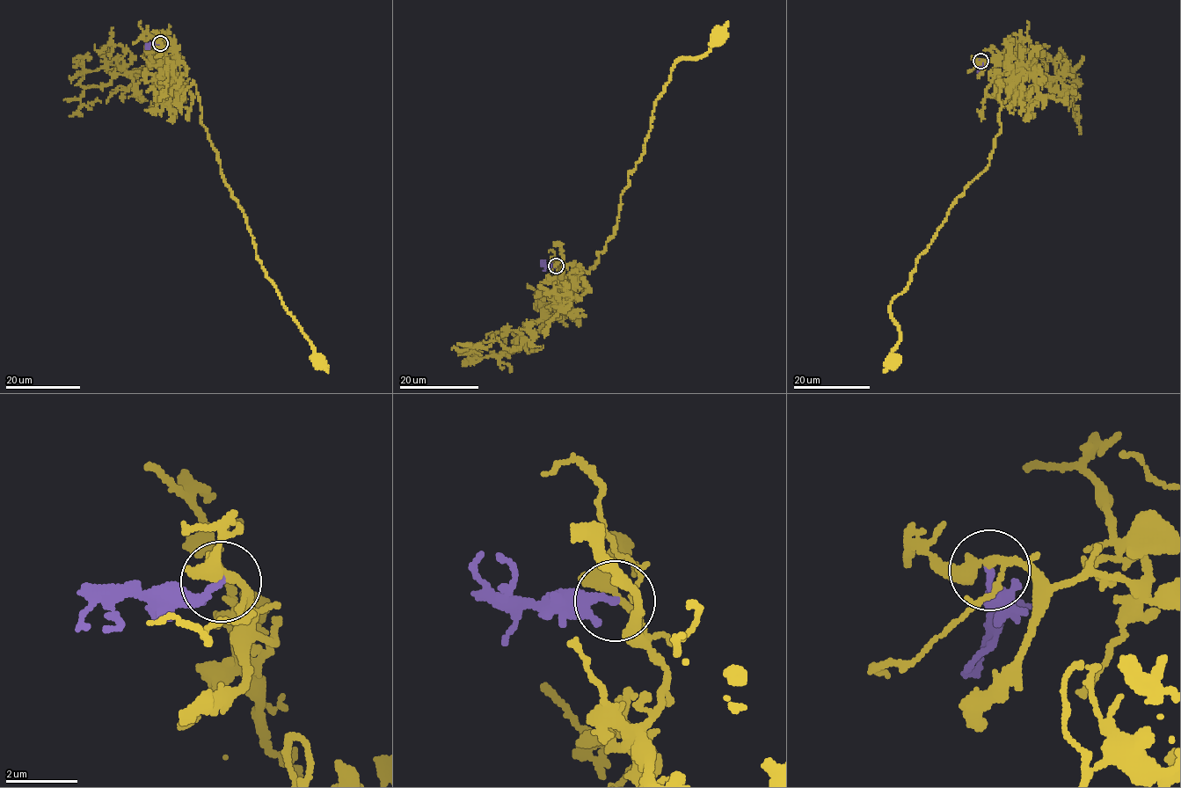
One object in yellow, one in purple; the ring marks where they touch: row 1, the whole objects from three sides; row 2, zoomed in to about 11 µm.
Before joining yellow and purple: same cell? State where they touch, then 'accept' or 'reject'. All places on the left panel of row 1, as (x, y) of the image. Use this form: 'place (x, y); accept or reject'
place (160, 43); accept

